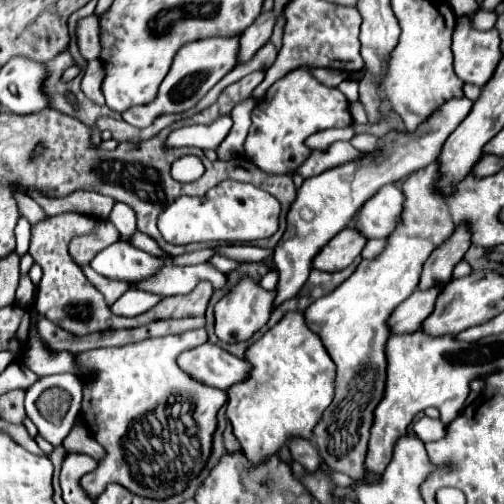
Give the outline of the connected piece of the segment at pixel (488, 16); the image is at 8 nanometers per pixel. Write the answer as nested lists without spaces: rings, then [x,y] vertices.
[[[477,10],[473,14],[473,26],[477,26],[477,30],[491,30],[497,22],[497,14],[493,10]]]

